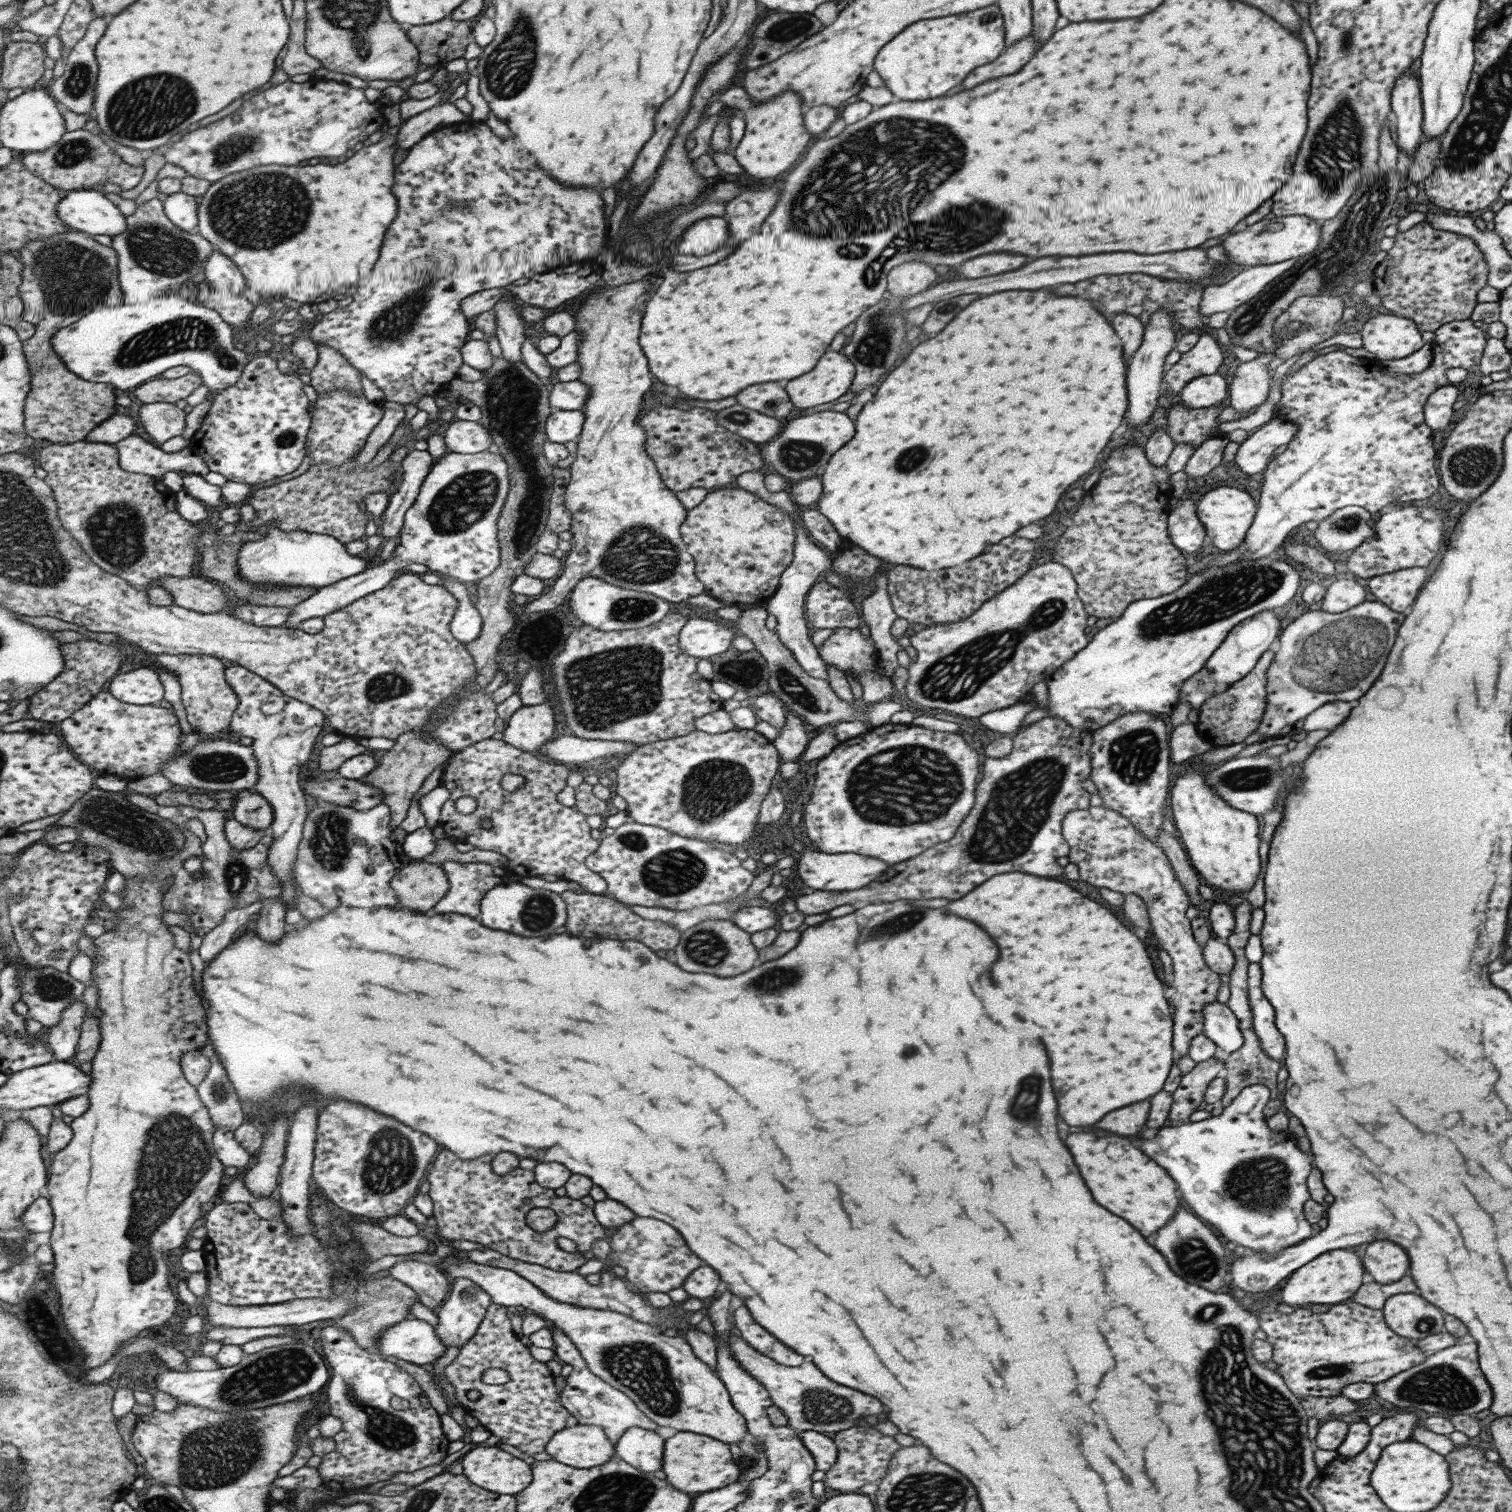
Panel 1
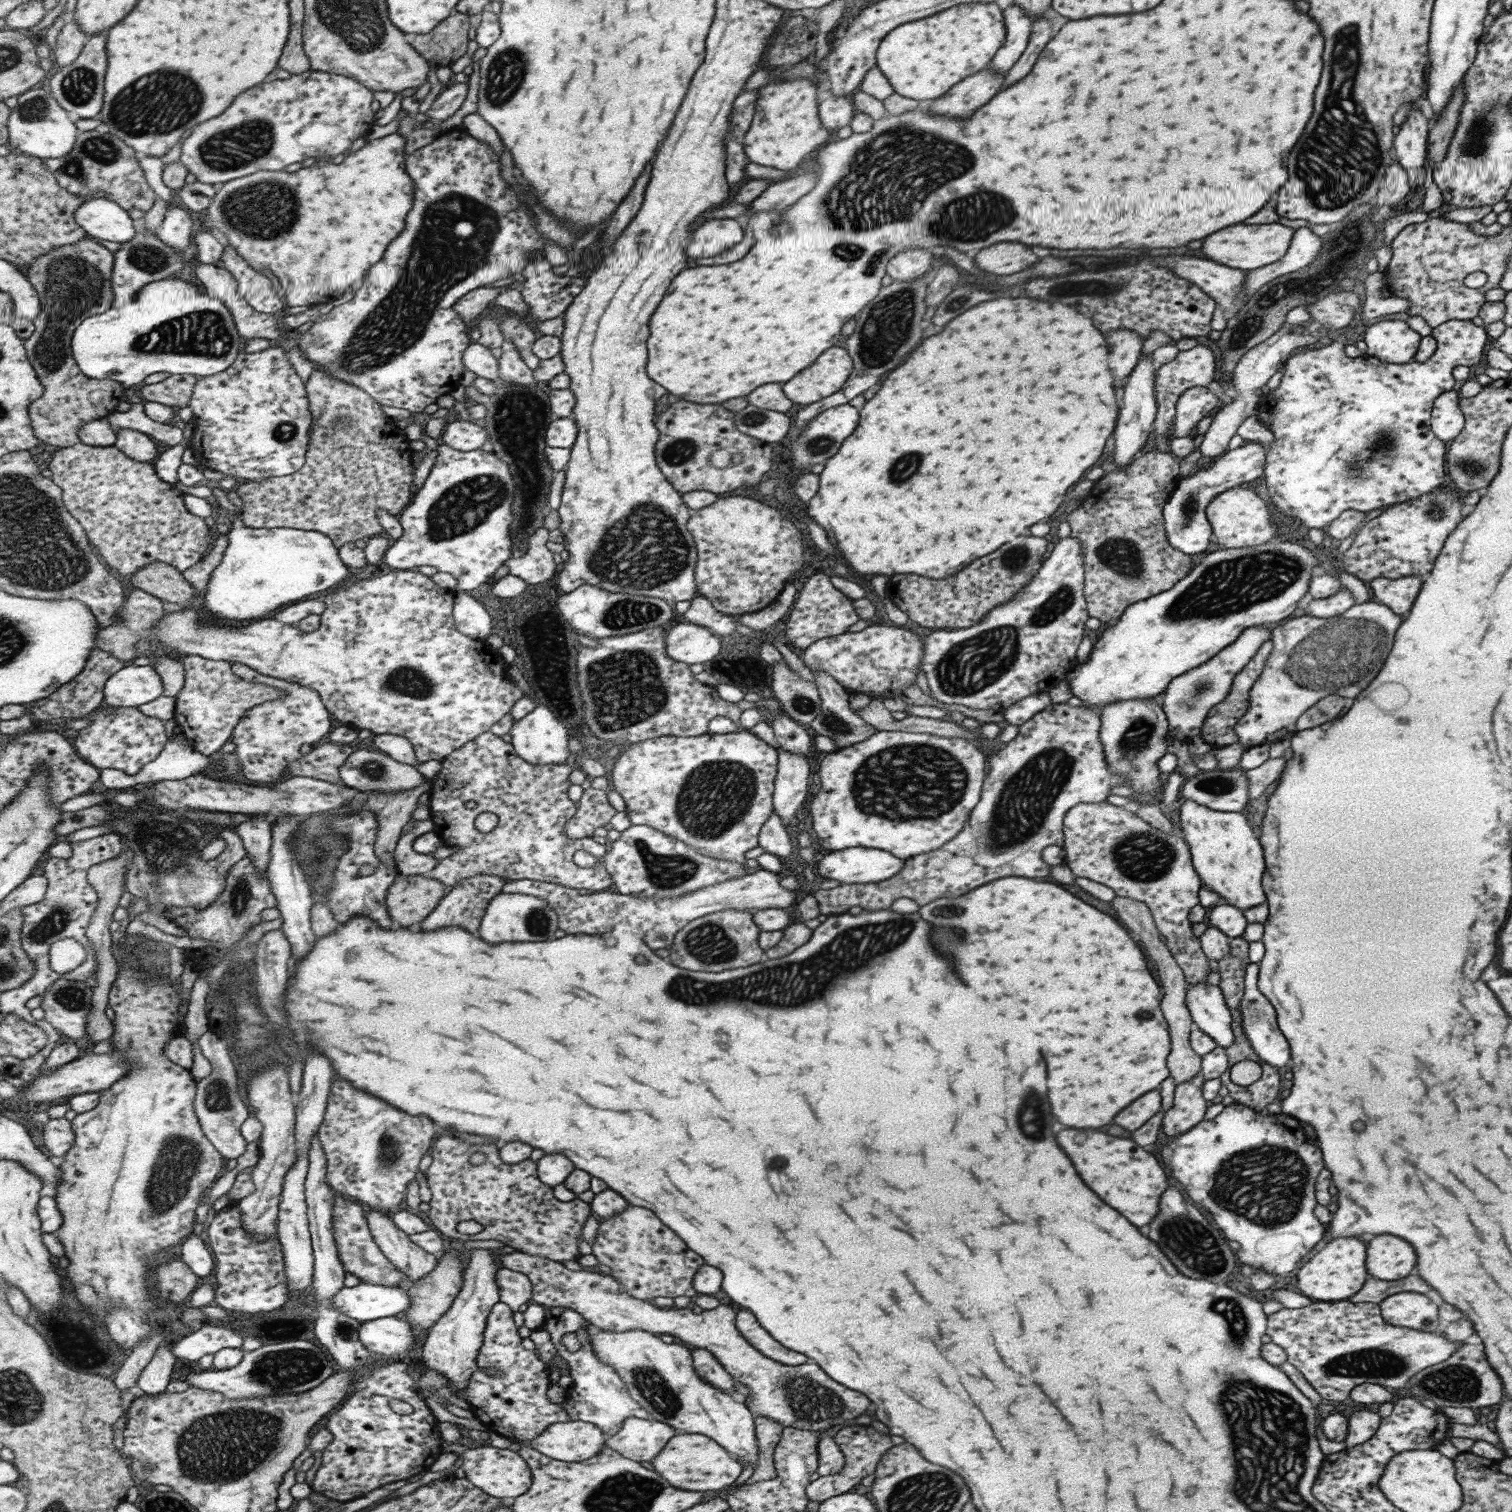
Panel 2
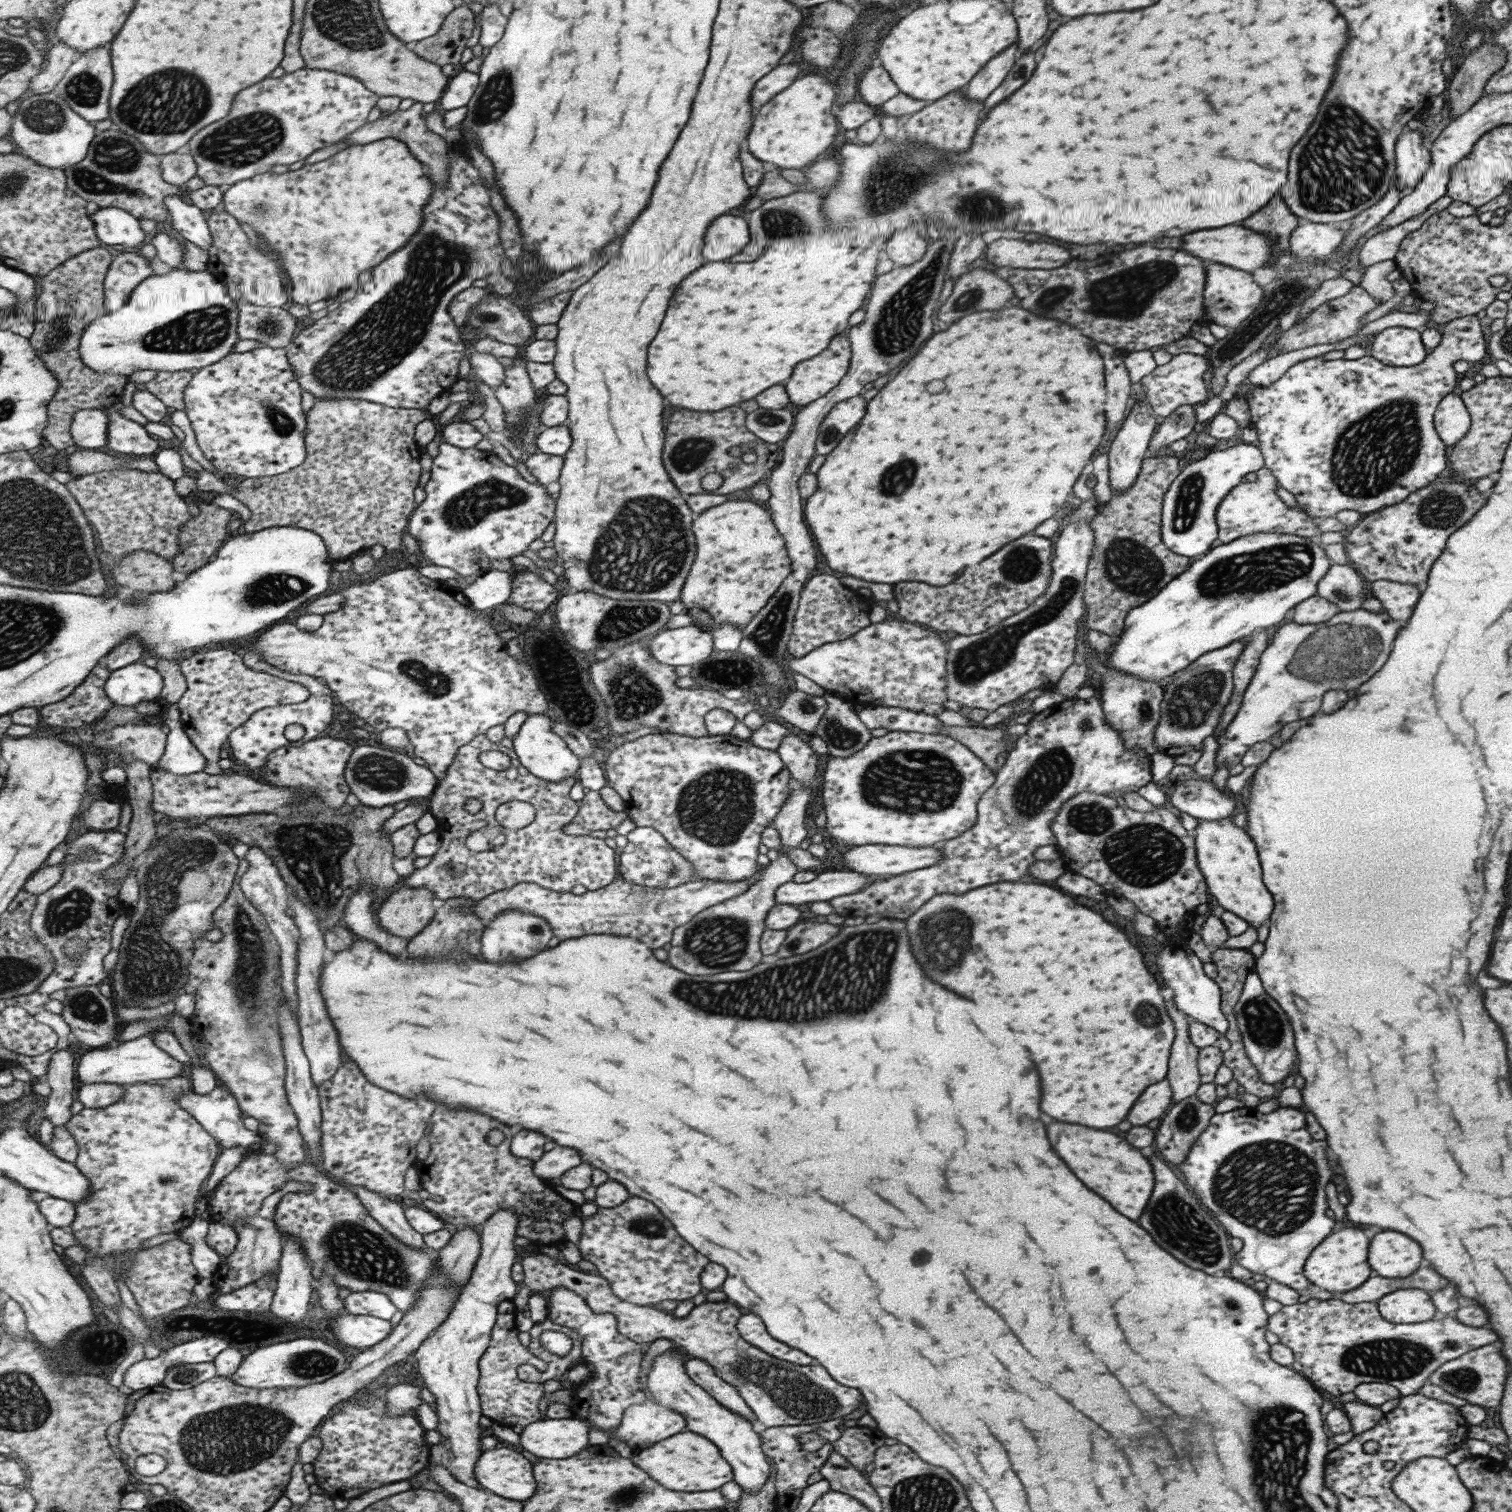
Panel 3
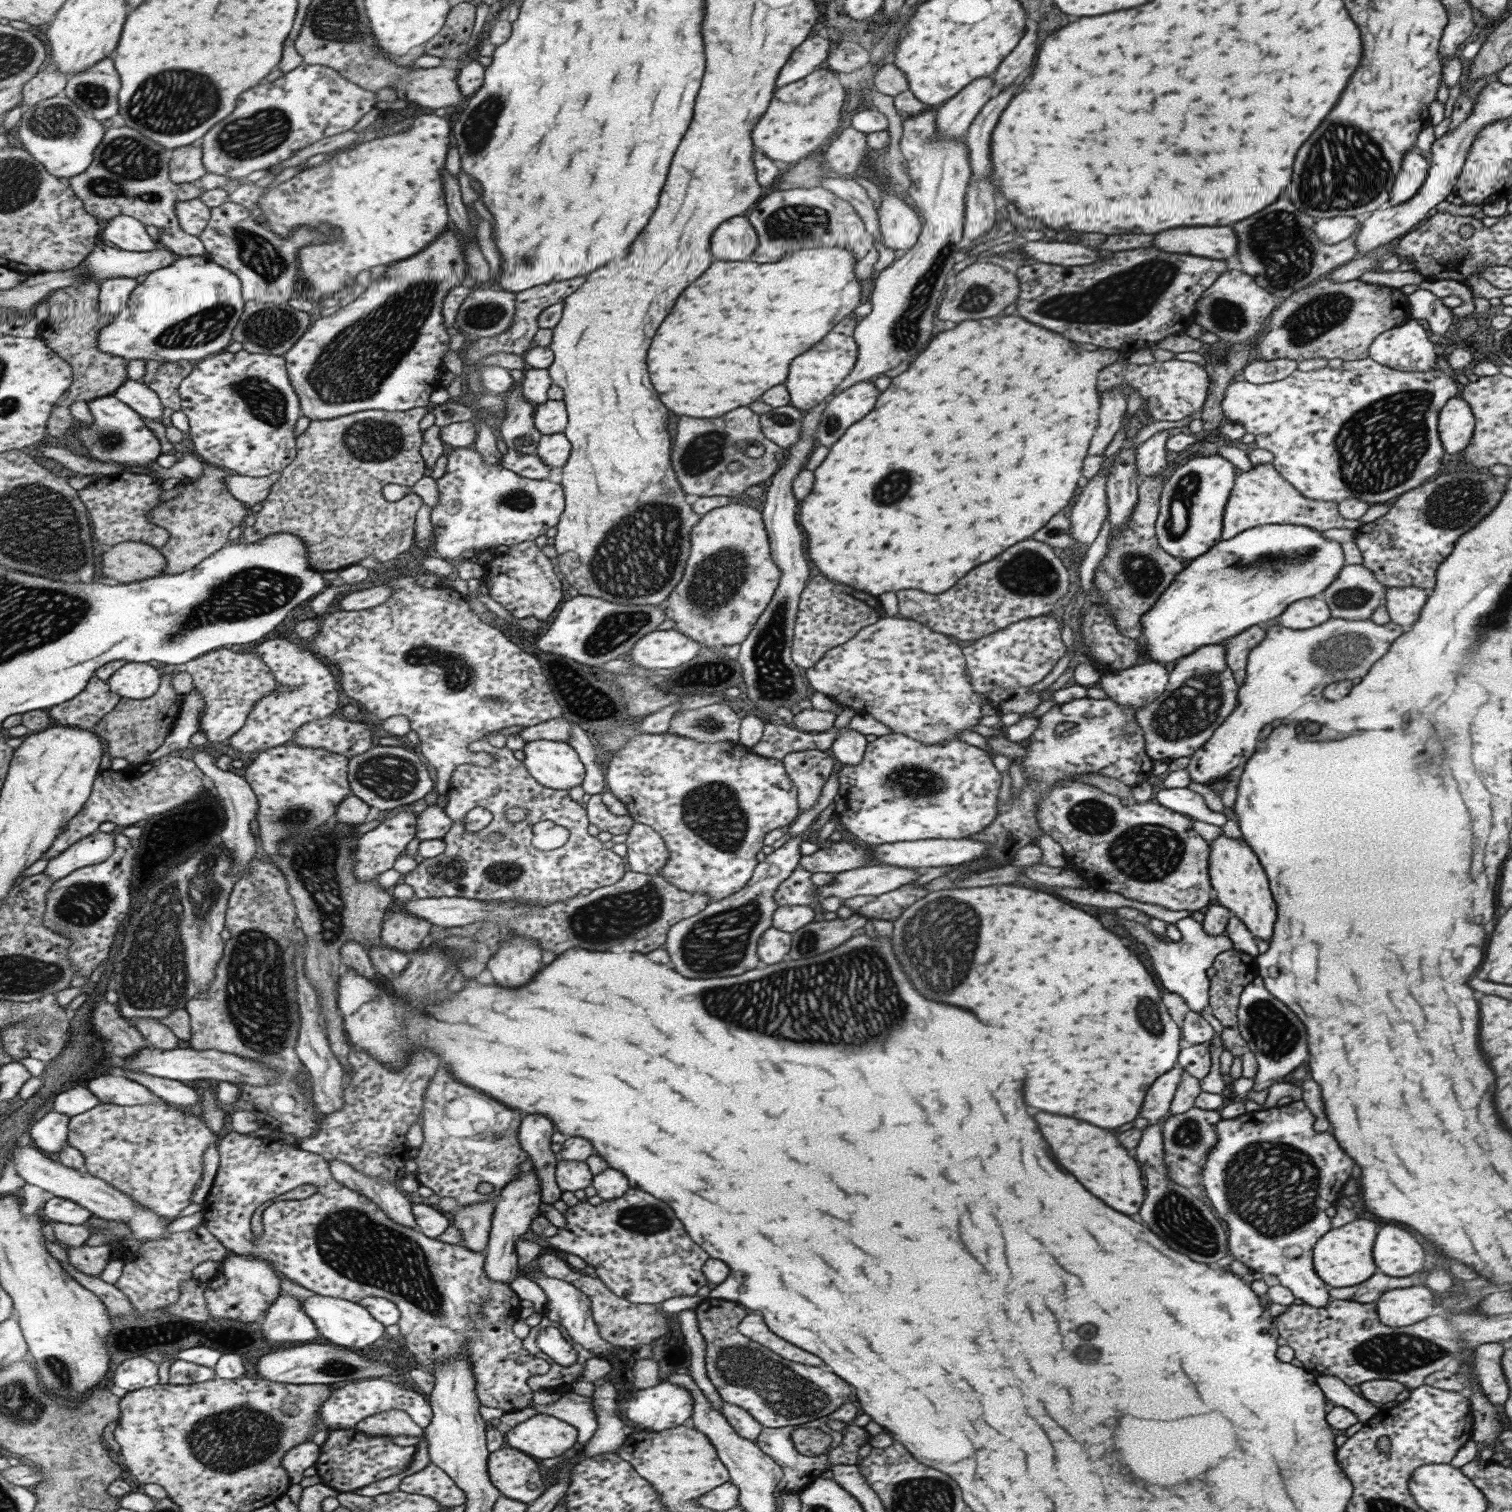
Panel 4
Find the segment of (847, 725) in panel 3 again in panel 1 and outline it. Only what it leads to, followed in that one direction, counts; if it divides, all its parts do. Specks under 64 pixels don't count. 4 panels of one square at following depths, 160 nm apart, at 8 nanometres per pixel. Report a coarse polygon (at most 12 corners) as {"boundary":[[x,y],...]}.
{"boundary":[[793,520],[793,560],[781,573],[766,611],[775,634],[797,664],[826,680],[811,642],[804,598],[832,566]]}

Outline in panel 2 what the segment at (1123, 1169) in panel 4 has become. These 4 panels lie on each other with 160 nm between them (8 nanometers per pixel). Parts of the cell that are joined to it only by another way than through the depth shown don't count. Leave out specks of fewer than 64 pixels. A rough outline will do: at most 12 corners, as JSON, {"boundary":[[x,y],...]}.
{"boundary":[[1061,1130],[1077,1174],[1133,1226],[1167,1186],[1135,1142]]}

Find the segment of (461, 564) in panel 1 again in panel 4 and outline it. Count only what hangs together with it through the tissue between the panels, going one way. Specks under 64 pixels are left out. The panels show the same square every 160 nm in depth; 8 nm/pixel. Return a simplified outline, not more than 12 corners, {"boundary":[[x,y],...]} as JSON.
{"boundary":[[452,450],[435,481],[448,562],[533,541],[565,510],[560,484]]}

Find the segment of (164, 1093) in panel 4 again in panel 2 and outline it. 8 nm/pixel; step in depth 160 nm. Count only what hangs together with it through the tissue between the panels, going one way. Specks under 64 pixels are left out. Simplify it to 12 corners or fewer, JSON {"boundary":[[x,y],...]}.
{"boundary":[[198,1038],[213,1072],[198,1083],[196,1113],[229,1160],[245,1154],[249,1118],[232,1040]]}

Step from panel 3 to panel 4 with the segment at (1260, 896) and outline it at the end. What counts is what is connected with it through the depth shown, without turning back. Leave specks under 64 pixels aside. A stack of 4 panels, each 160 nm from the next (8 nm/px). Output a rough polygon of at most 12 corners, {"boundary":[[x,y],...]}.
{"boundary":[[1223,834],[1208,845],[1217,904],[1269,940],[1276,904],[1255,853]]}

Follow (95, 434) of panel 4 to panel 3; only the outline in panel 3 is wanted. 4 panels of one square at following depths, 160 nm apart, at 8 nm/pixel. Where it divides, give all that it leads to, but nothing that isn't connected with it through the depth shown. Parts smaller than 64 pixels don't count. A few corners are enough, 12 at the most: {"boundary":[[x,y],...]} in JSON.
{"boundary":[[118,402],[109,413],[106,451],[135,456],[159,452],[145,426],[124,418]]}

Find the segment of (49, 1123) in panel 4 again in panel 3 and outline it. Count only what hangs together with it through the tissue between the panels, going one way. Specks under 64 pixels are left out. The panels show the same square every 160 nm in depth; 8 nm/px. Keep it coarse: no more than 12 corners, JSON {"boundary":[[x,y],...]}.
{"boundary":[[53,1054],[45,1110],[54,1128],[72,1119],[75,1056]]}

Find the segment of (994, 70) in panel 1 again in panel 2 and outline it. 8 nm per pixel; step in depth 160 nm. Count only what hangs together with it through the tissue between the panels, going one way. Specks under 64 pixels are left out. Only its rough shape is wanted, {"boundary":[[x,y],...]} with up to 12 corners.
{"boundary":[[989,68],[951,86],[931,114],[967,118],[1003,84]]}

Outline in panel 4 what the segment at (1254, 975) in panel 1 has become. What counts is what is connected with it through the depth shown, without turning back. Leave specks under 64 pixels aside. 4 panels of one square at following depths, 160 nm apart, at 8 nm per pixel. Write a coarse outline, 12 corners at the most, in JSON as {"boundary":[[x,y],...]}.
{"boundary":[[1265,990],[1241,991],[1239,1034],[1257,1063],[1251,1090],[1307,1060],[1305,1026]]}

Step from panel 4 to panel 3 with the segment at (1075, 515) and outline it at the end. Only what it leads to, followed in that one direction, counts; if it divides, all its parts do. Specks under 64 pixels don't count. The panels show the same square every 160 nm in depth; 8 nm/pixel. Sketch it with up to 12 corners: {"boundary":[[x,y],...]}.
{"boundary":[[1089,519],[1055,540],[1049,586],[946,640],[946,698],[988,712],[1075,655]]}

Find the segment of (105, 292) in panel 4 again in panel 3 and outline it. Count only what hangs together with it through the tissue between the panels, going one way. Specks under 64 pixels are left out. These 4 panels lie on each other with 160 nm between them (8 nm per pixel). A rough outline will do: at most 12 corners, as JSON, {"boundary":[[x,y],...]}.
{"boundary":[[139,248],[116,253],[106,278],[108,310],[121,310],[154,274]]}

